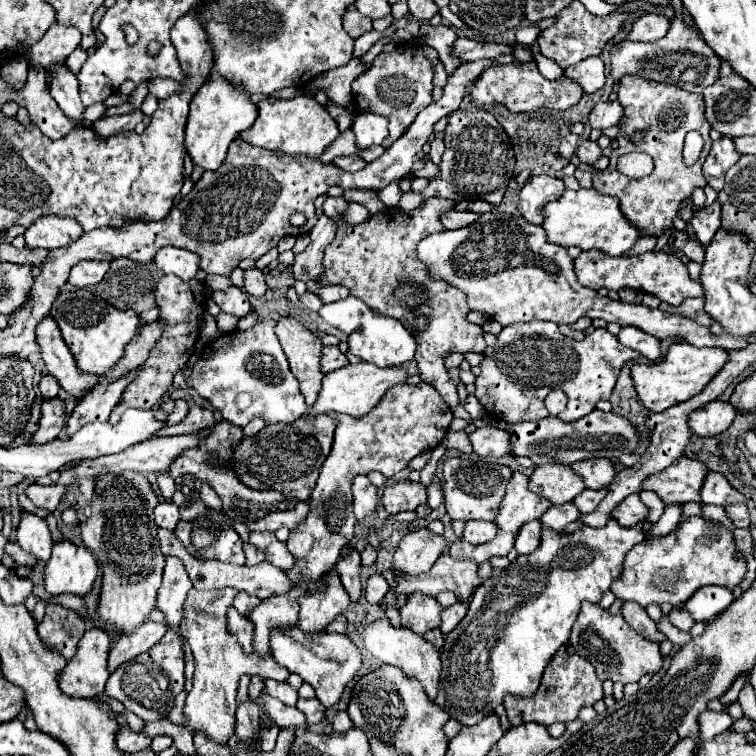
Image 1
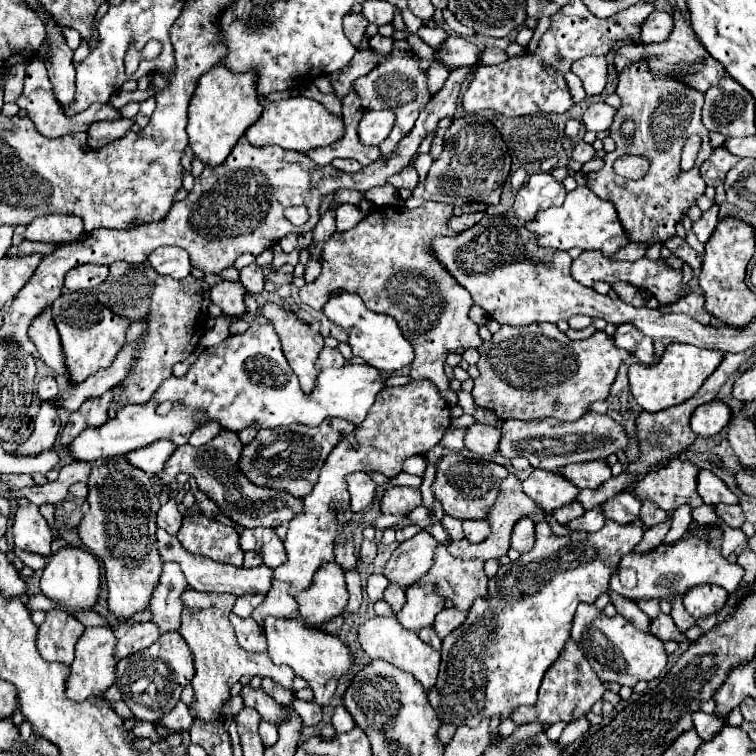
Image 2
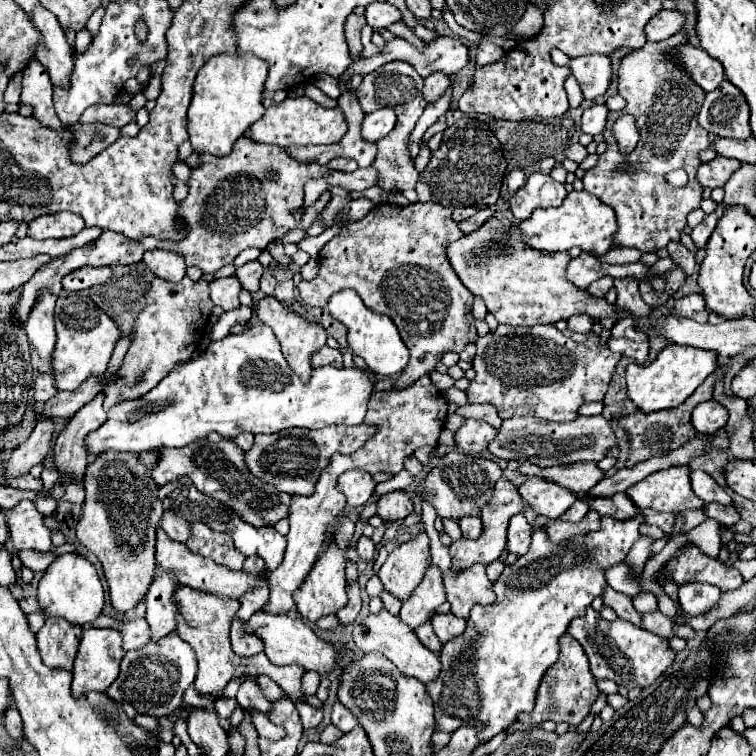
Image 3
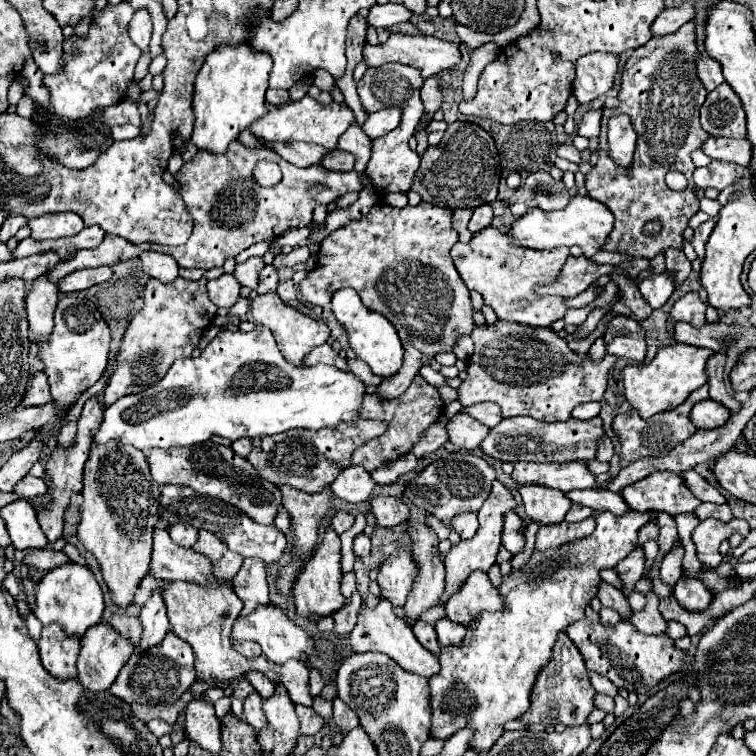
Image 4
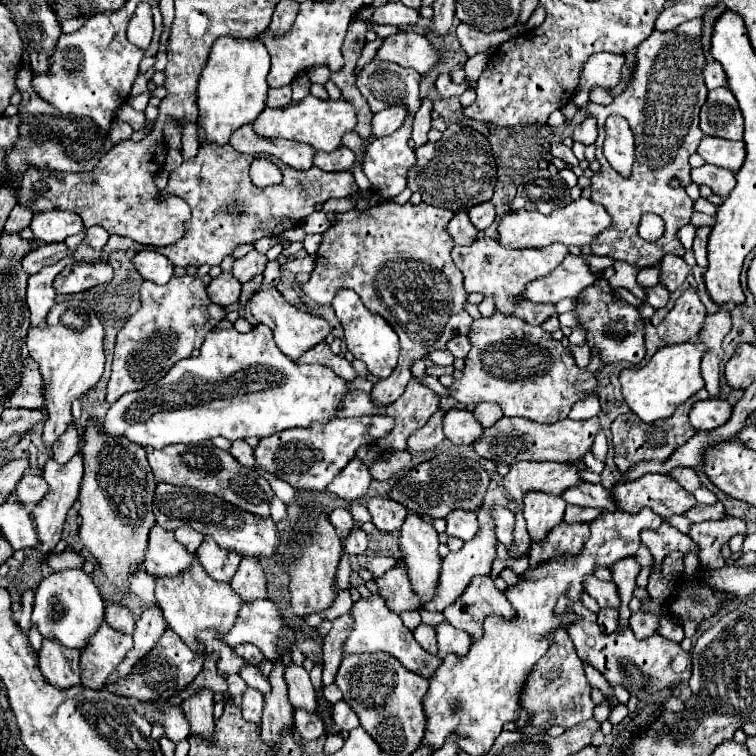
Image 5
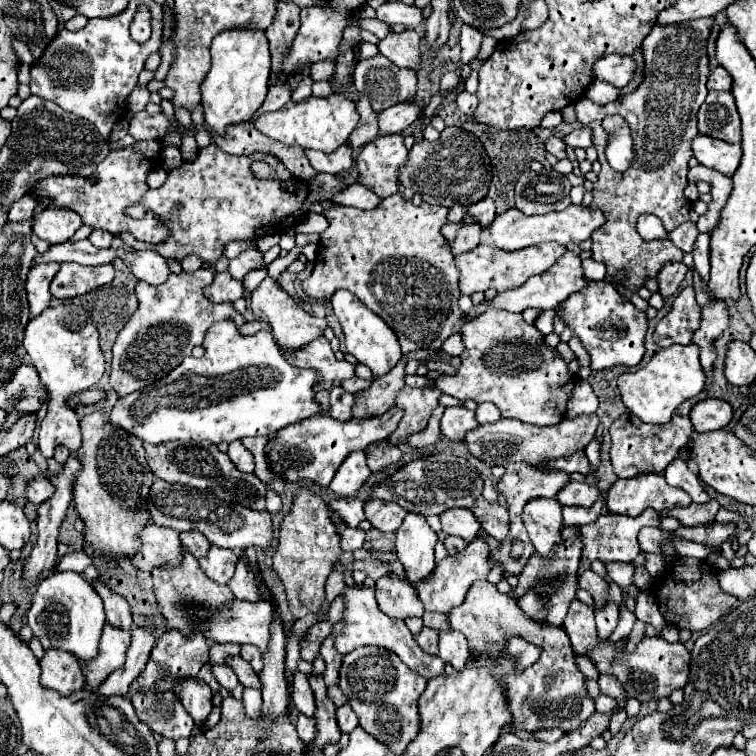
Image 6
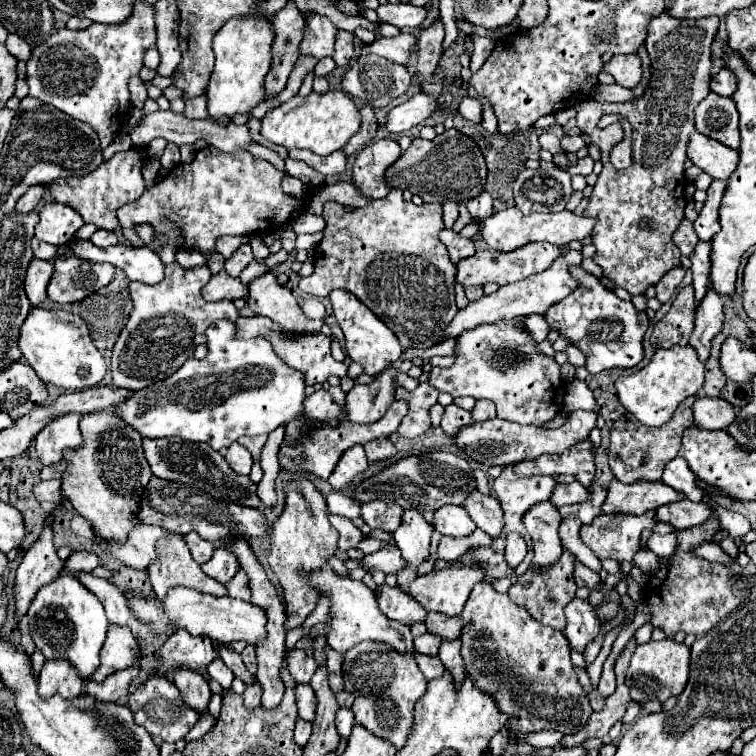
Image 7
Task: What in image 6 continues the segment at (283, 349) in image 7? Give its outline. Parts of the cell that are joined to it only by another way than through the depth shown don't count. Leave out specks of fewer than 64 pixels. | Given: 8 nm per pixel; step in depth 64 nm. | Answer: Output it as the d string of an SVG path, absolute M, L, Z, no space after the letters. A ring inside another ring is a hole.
M254 320L254 322L244 322L238 330L242 332L242 336L252 336L252 334L256 334L256 332L260 332L260 330L270 330L270 328L268 328L268 322ZM320 336L318 340L312 340L312 342L306 344L304 348L298 348L296 352L282 352L282 354L284 354L286 360L290 360L290 364L296 366L296 368L312 368L312 370L316 370L316 374L320 376L320 382L332 382L334 378L338 378L338 380L348 380L348 378L354 376L354 366L352 366L350 362L346 362L346 360L336 360L336 358L334 358L334 352L332 352L332 348L330 348L330 342L328 342L324 336Z

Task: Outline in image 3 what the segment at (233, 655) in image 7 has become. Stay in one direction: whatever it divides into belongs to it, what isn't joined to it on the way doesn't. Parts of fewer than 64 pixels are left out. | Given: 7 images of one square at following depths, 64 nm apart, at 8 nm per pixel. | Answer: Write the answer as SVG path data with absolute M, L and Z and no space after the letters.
M264 674L256 676L256 684L260 686L262 694L264 694L270 702L272 702L272 700L278 700L278 698L282 698L282 696L284 696L282 688L280 688L276 682L272 682L268 676L264 676Z

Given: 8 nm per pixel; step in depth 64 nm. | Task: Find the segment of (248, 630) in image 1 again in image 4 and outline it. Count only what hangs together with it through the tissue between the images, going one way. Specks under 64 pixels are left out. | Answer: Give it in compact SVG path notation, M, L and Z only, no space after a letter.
M234 642L234 650L238 650L246 658L256 658L256 656L262 654L260 646L254 644L254 642Z

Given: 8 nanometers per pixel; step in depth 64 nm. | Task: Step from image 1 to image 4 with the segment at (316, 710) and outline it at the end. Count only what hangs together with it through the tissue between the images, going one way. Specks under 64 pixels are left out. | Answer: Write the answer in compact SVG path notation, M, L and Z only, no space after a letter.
M298 704L296 714L298 714L298 720L300 720L300 734L314 736L314 734L318 734L322 730L324 720L312 708L304 708L304 706Z

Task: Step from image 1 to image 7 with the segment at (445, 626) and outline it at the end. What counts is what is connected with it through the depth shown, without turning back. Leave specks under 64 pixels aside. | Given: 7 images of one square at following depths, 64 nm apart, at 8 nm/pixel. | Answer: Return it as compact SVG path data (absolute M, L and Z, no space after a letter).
M460 638L458 640L444 640L440 646L438 658L442 660L444 668L452 674L456 688L460 688L460 684L466 678L464 668L462 668L462 656L460 656Z

